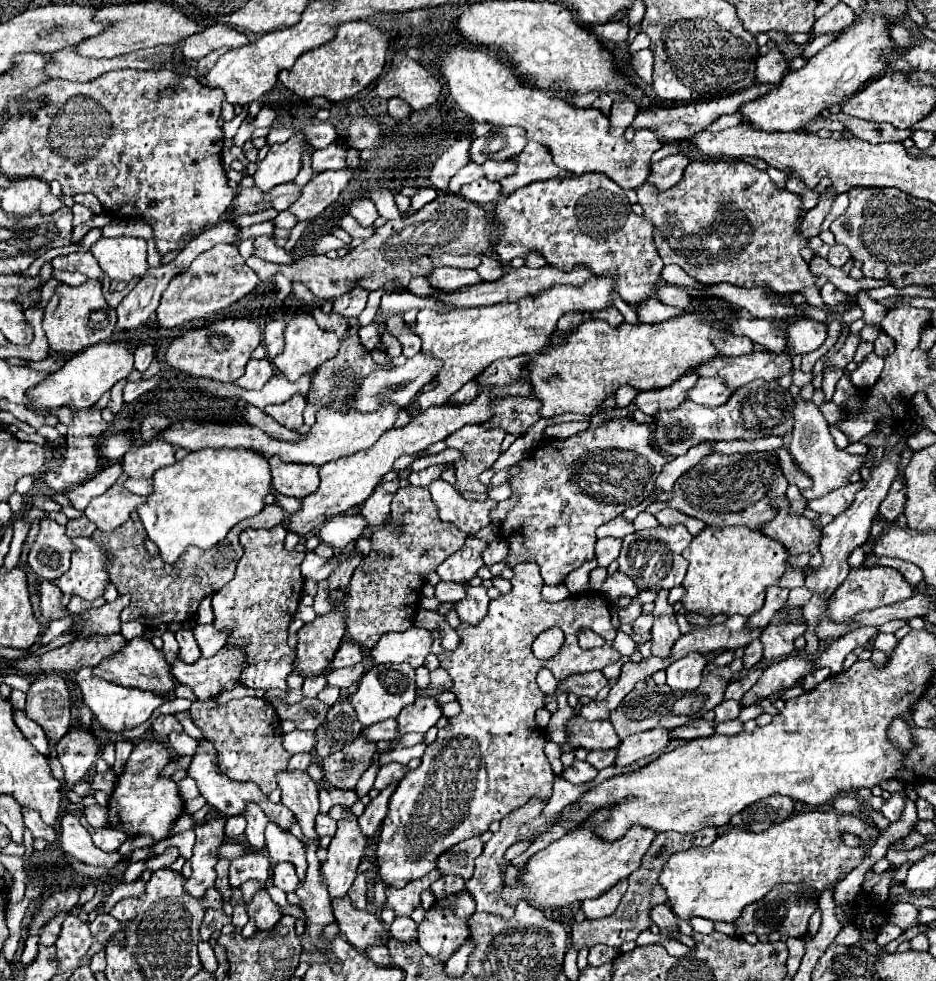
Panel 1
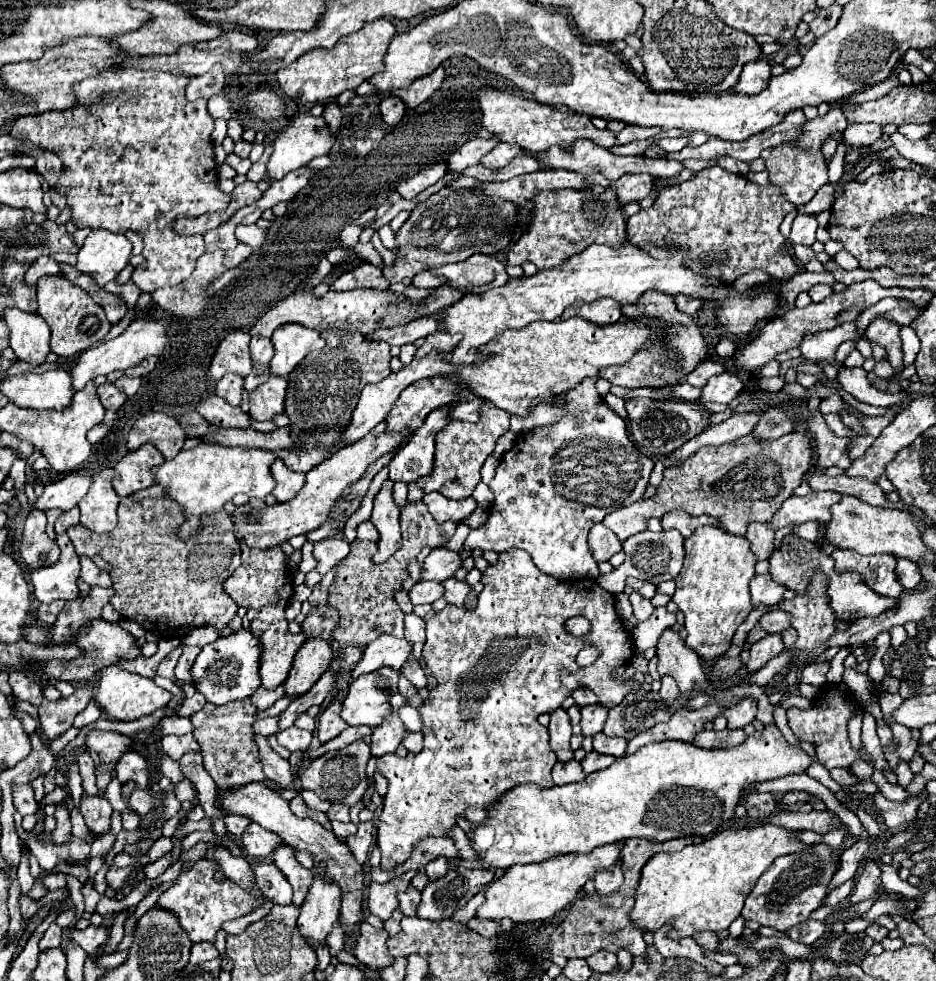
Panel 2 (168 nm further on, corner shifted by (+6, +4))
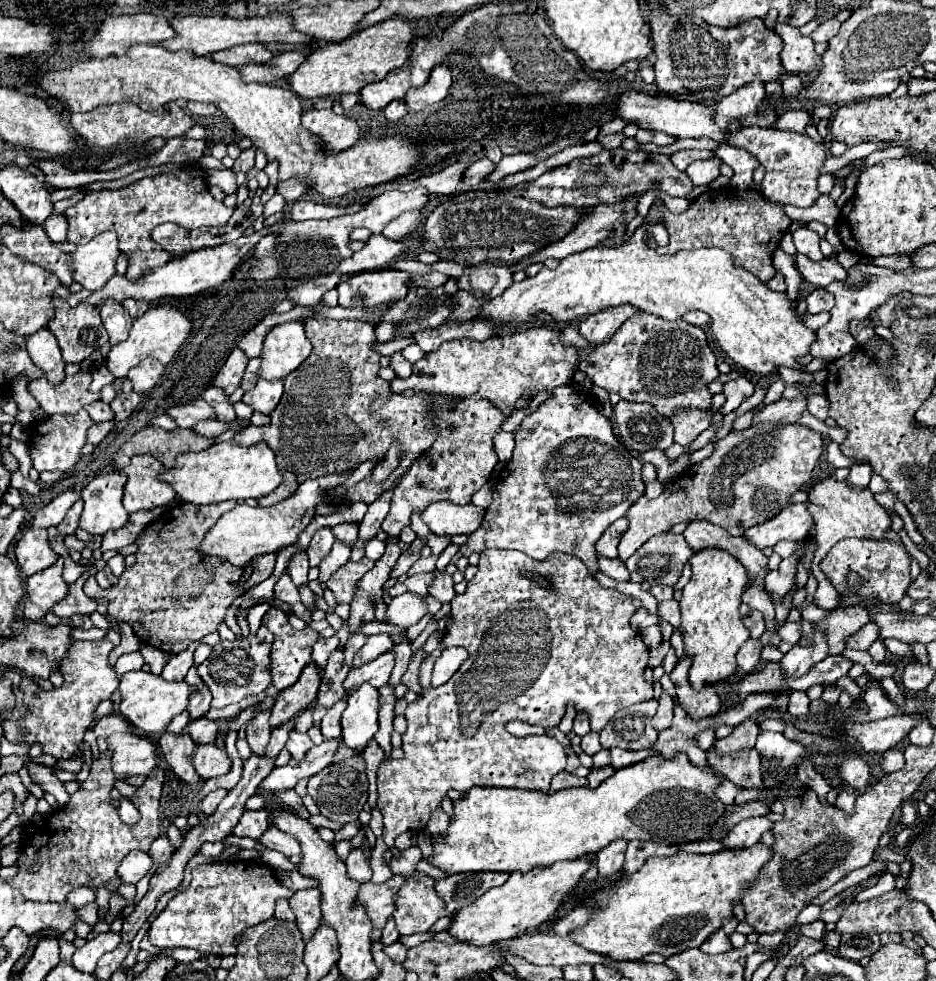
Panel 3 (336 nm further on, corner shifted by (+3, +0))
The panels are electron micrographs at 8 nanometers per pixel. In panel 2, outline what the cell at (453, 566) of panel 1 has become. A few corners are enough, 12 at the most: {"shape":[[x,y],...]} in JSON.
{"shape":[[432,549],[422,581],[446,581],[462,567],[458,553]]}

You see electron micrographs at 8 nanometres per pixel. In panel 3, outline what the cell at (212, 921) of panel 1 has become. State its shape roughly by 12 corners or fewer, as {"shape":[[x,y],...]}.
{"shape":[[257,861],[199,865],[155,917],[159,949],[235,955],[293,889]]}

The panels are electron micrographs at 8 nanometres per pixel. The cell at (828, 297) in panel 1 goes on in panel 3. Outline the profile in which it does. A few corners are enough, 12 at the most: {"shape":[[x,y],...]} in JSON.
{"shape":[[823,289],[807,295],[807,311],[831,311],[835,297]]}

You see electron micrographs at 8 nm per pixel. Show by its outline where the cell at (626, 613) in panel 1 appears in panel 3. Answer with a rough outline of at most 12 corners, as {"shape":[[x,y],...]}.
{"shape":[[659,625],[641,631],[643,643],[657,649],[663,641]]}

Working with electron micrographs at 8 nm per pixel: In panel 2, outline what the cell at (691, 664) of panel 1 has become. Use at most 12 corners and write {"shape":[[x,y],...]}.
{"shape":[[664,677],[658,695],[668,707],[680,695],[676,681]]}

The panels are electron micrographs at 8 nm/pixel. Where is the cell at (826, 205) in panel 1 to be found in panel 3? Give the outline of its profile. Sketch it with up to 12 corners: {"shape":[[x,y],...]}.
{"shape":[[807,227],[793,233],[797,253],[823,259],[821,237]]}

